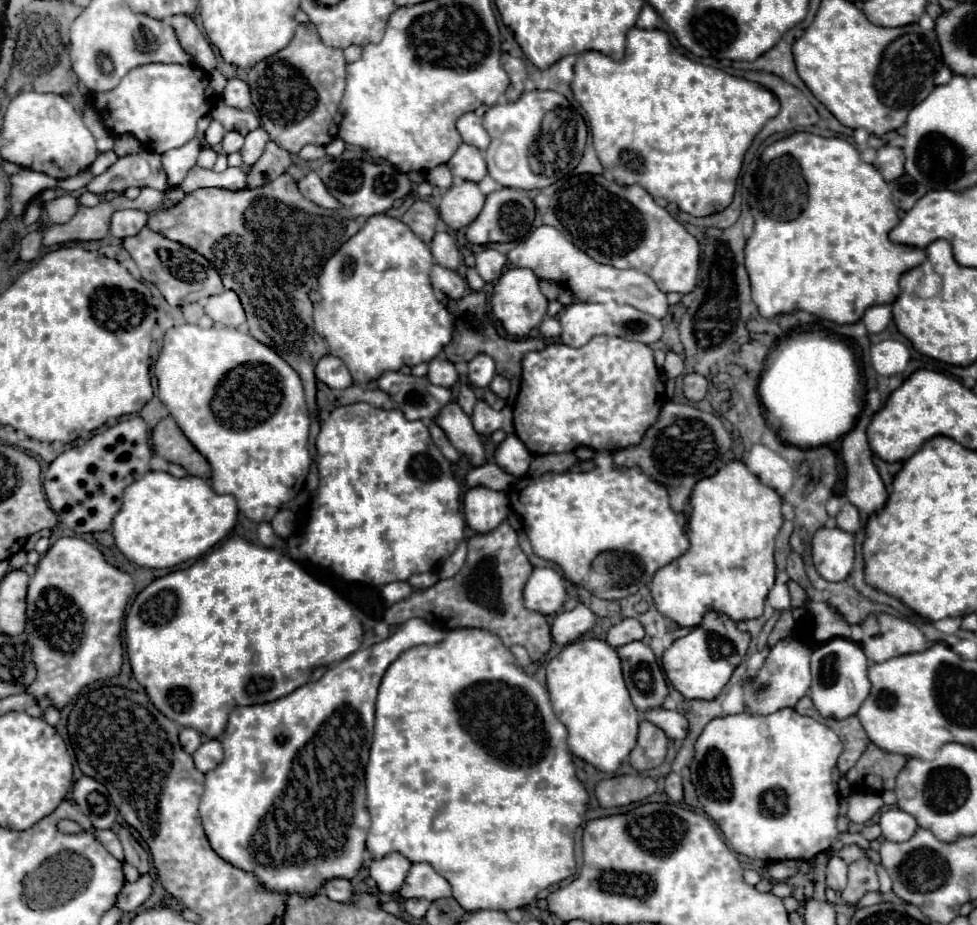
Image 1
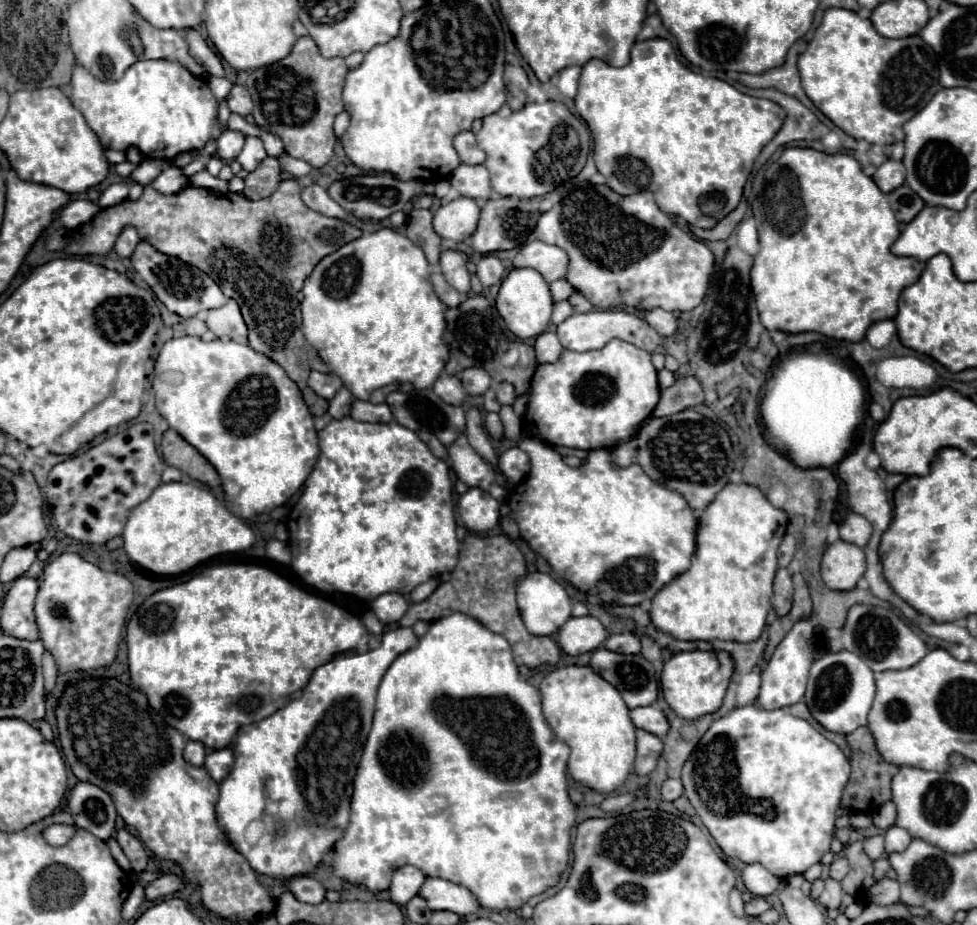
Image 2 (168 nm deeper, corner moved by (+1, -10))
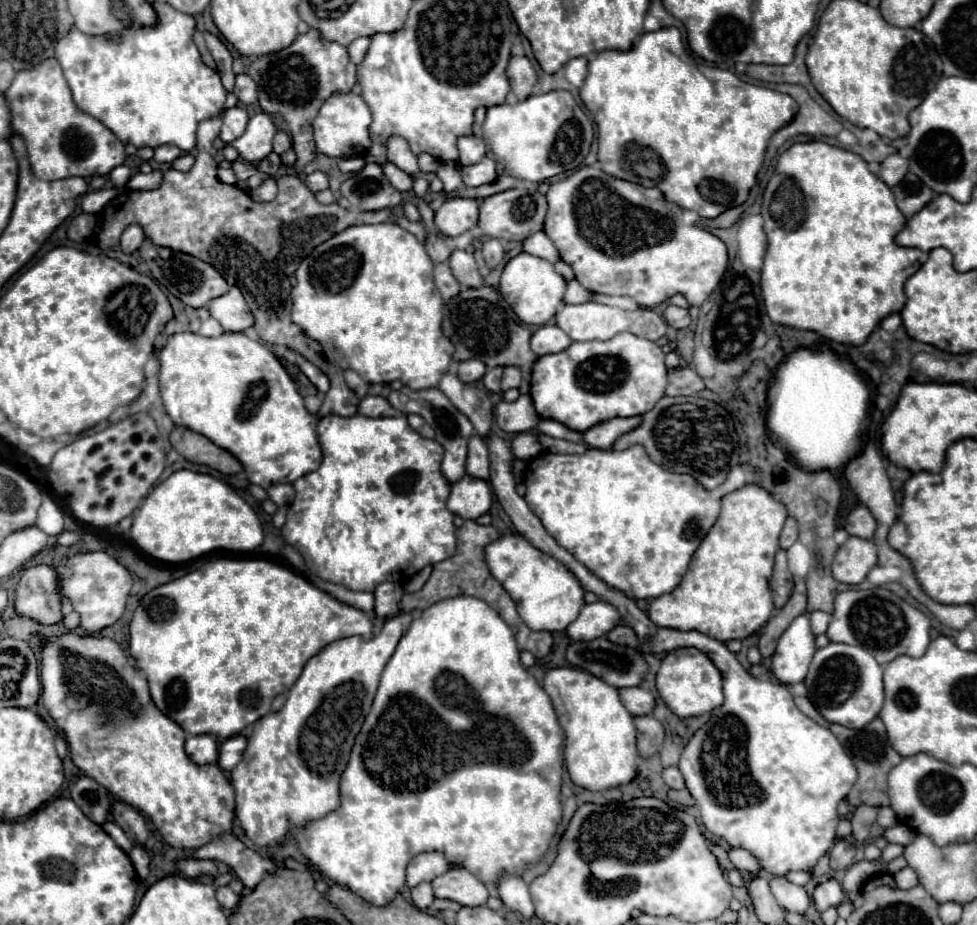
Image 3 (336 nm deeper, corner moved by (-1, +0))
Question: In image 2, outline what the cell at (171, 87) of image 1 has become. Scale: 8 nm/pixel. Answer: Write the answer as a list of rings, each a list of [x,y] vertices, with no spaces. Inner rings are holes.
[[[77,61],[73,65],[71,75],[71,103],[79,109],[87,121],[87,125],[99,135],[105,149],[127,151],[129,147],[137,147],[143,157],[149,159],[175,159],[175,155],[203,149],[211,139],[217,139],[221,133],[221,123],[217,117],[217,99],[211,93],[205,79],[191,75],[179,61],[137,61],[127,69],[127,73],[119,81],[95,81],[87,69],[83,69]]]

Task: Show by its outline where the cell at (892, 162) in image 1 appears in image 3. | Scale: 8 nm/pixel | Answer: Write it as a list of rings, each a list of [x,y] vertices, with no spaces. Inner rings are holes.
[[[893,153],[889,155],[883,163],[881,163],[881,179],[889,185],[889,187],[895,187],[907,173],[907,167],[909,167],[909,161],[903,159],[899,153]]]

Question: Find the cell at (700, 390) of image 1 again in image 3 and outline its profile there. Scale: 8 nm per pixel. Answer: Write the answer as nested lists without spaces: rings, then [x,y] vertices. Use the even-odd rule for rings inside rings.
[[[677,367],[669,371],[669,381],[665,387],[665,395],[695,395],[705,389],[703,379],[691,367]]]

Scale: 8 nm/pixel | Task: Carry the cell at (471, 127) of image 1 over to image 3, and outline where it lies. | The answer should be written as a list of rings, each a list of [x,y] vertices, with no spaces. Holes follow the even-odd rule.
[[[475,135],[459,137],[457,147],[459,147],[459,165],[477,163],[477,159],[485,157],[485,143]]]

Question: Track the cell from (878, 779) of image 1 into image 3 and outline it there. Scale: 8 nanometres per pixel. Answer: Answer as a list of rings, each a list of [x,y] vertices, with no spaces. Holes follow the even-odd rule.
[[[873,719],[869,725],[865,725],[863,729],[849,729],[843,725],[831,725],[829,727],[835,737],[841,741],[841,745],[845,747],[845,751],[849,753],[849,757],[853,759],[859,777],[853,785],[853,789],[847,795],[847,801],[853,807],[859,805],[871,805],[871,807],[881,807],[881,805],[889,805],[889,795],[887,795],[887,775],[889,771],[903,759],[887,741],[885,735],[885,727],[881,723],[881,719]]]

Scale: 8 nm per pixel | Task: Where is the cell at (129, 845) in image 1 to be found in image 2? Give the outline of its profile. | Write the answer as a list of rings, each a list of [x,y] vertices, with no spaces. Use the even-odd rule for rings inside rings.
[[[117,829],[115,839],[119,841],[119,845],[121,845],[123,853],[127,855],[127,859],[131,861],[133,871],[141,873],[145,869],[145,865],[147,865],[147,859],[149,859],[145,847],[141,845],[141,841],[135,835],[131,835],[127,829]]]

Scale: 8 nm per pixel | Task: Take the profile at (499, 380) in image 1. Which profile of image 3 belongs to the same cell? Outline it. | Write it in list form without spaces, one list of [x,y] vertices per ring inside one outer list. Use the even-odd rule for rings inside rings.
[[[505,367],[503,369],[503,379],[501,379],[501,391],[515,389],[521,383],[521,373],[517,367]]]

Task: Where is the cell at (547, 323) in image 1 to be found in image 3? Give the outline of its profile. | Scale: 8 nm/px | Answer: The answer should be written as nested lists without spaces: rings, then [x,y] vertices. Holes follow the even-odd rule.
[[[543,325],[539,327],[533,337],[531,337],[531,351],[537,357],[543,355],[551,355],[551,353],[561,353],[565,351],[565,347],[569,347],[571,339],[569,335],[565,335],[565,331],[561,331],[557,325]]]

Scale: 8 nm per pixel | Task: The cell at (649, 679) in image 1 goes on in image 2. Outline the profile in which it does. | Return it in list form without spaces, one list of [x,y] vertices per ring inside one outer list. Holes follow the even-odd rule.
[[[597,649],[591,655],[589,667],[607,683],[621,691],[629,709],[651,705],[657,699],[657,679],[653,665],[637,655],[623,655],[607,649]]]

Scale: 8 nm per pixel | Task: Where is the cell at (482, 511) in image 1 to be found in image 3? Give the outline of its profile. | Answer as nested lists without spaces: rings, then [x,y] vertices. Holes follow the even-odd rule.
[[[465,475],[451,485],[451,495],[447,499],[449,511],[463,519],[477,519],[491,509],[493,503],[493,489],[483,479],[473,479]]]

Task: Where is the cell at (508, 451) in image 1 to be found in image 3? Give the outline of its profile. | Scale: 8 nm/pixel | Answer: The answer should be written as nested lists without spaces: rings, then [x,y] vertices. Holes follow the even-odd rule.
[[[519,433],[513,441],[511,441],[511,453],[517,459],[533,459],[541,453],[541,445],[537,441],[537,435],[533,433]]]

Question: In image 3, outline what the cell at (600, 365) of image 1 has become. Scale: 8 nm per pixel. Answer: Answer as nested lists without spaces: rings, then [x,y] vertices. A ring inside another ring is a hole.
[[[619,333],[609,341],[571,343],[569,349],[557,355],[543,355],[541,359],[535,361],[533,375],[531,375],[531,399],[535,411],[543,419],[559,421],[565,427],[579,433],[585,433],[593,425],[609,421],[613,417],[643,415],[651,411],[665,393],[667,369],[663,361],[665,361],[665,353],[657,343],[637,337],[633,333]]]

